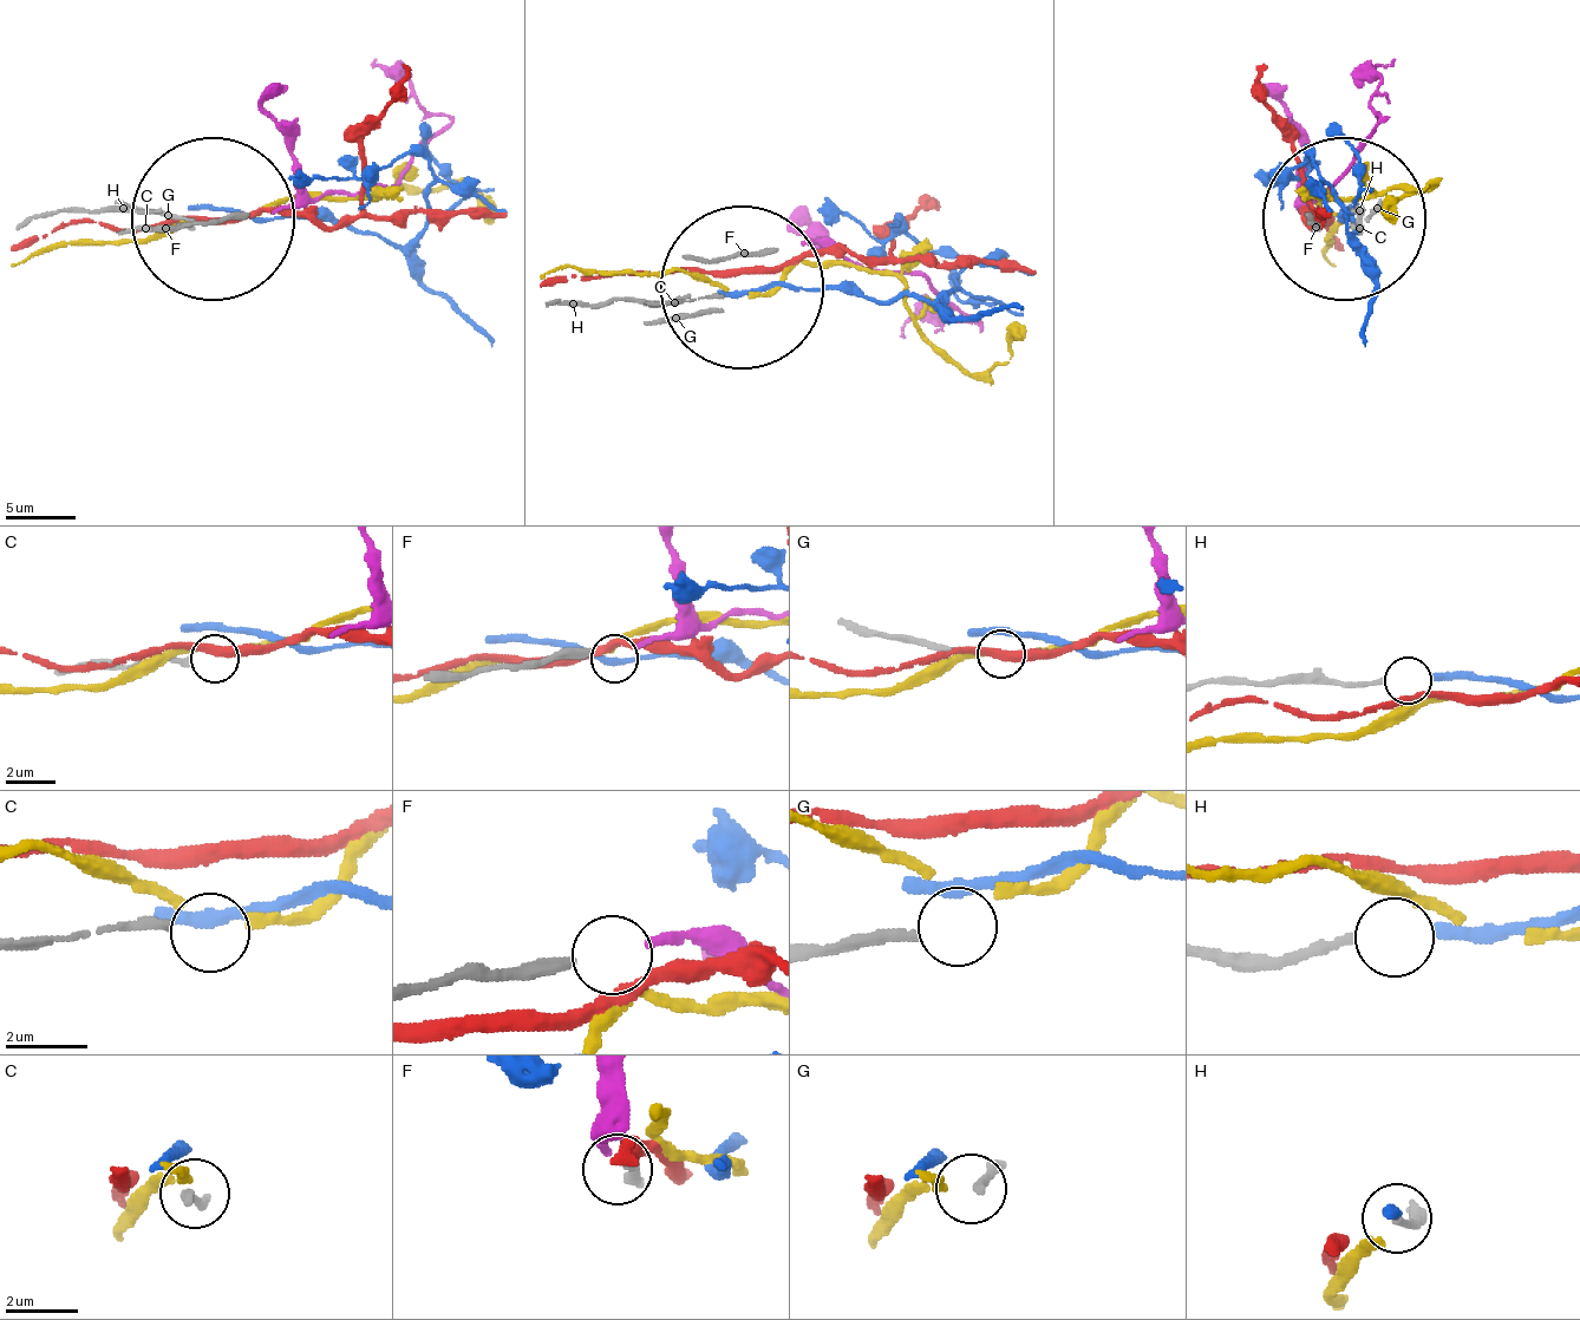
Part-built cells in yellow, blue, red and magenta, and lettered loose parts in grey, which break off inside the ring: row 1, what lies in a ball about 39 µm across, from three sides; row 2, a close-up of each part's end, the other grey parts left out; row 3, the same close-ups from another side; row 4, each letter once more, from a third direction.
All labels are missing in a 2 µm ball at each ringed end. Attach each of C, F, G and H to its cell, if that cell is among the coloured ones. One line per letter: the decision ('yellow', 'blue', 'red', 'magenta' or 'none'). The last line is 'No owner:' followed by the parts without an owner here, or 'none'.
C: none
F: magenta
G: none
H: blue
No owner: C, G

